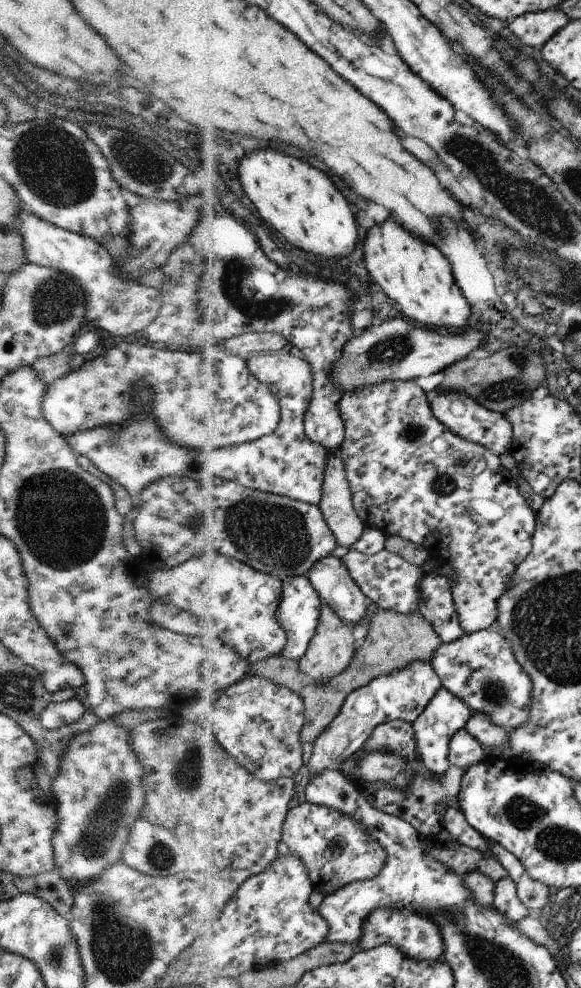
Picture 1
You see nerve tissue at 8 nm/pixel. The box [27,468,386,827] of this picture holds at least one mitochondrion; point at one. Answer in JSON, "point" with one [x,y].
{"point":[274,534]}

